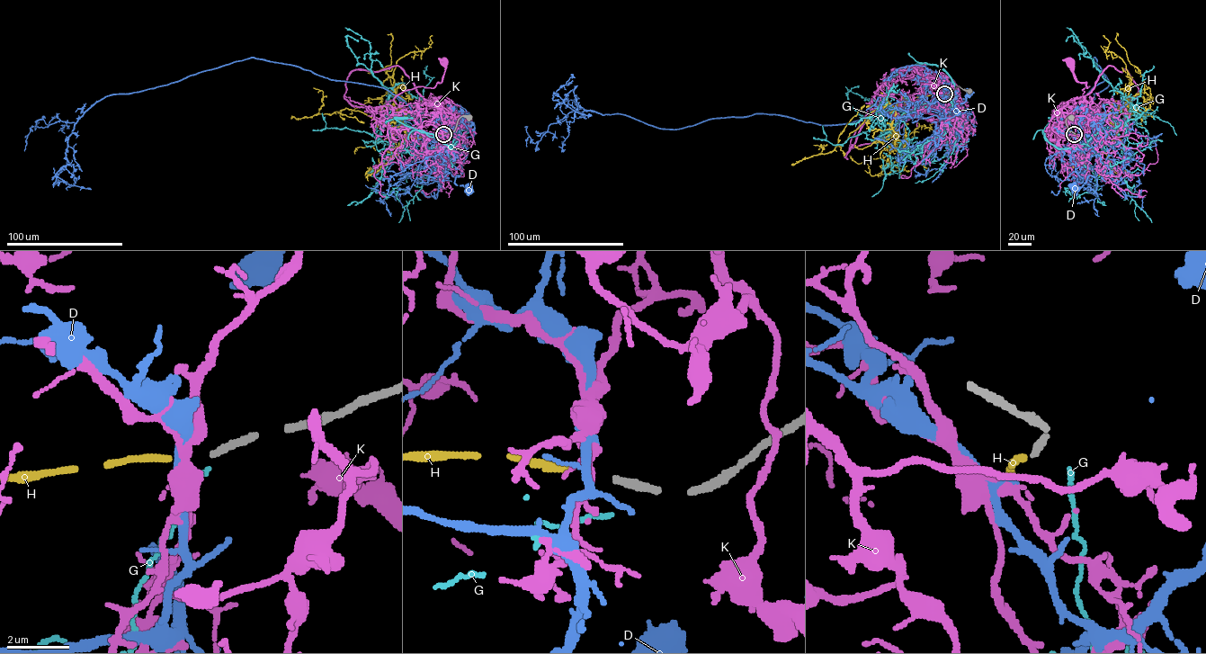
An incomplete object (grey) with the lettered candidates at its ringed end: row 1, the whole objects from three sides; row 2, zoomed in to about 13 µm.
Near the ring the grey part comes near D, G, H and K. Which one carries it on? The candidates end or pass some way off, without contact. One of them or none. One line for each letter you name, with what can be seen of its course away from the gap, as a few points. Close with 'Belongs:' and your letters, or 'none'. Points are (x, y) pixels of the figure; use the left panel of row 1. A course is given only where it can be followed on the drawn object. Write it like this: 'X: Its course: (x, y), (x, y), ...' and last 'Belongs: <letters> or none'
H: Its course: (442, 134), (411, 138), (403, 125), (381, 123), (346, 108), (319, 113), (323, 92), (313, 87)
Belongs: H

